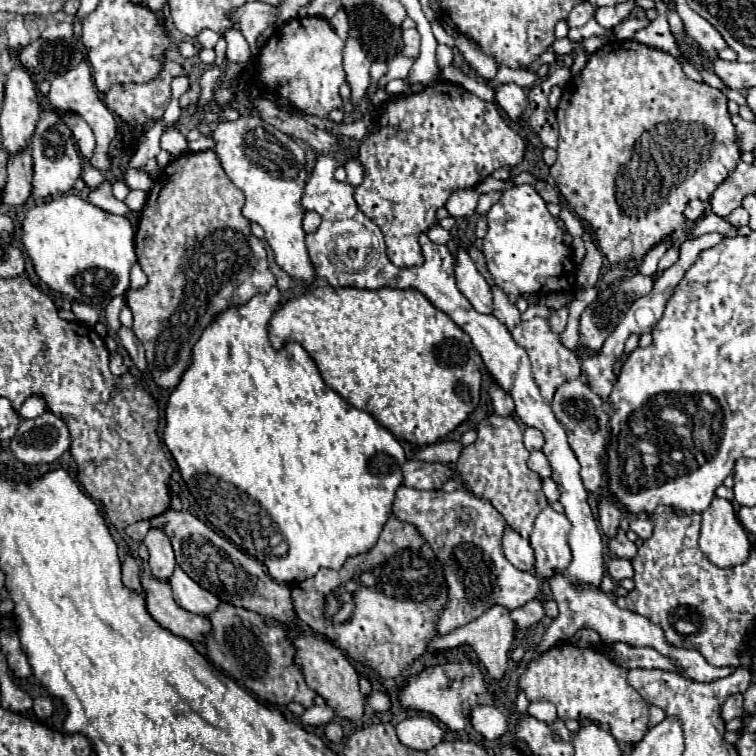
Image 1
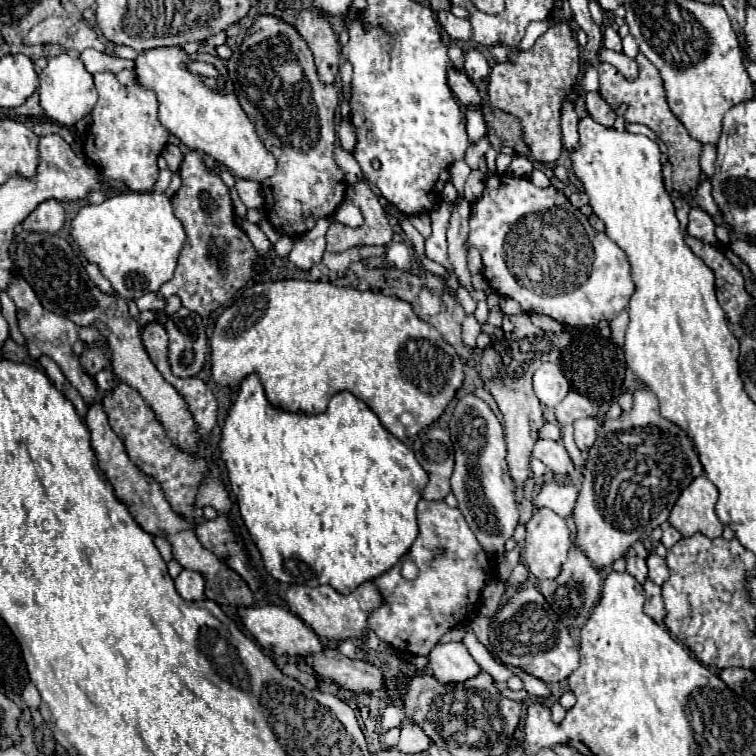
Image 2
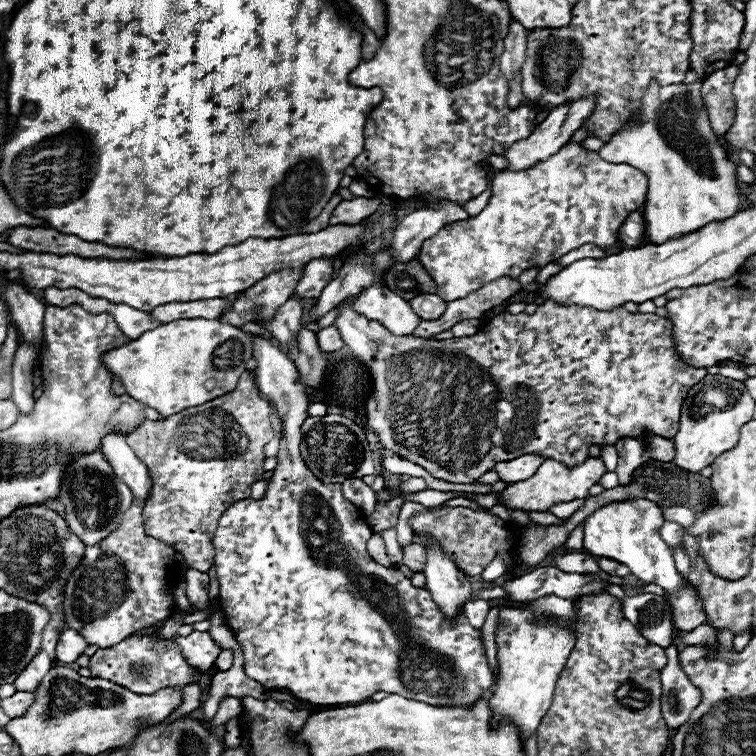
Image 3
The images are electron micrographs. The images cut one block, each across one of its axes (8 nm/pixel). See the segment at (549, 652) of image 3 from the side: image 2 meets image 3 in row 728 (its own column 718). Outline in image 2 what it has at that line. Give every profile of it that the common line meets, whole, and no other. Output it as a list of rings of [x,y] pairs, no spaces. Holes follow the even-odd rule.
[[[698,476],[690,482],[688,488],[684,488],[682,496],[676,500],[668,522],[682,536],[702,532],[708,538],[718,538],[722,536],[724,526],[714,512],[716,500],[718,500],[716,486],[706,476]]]

